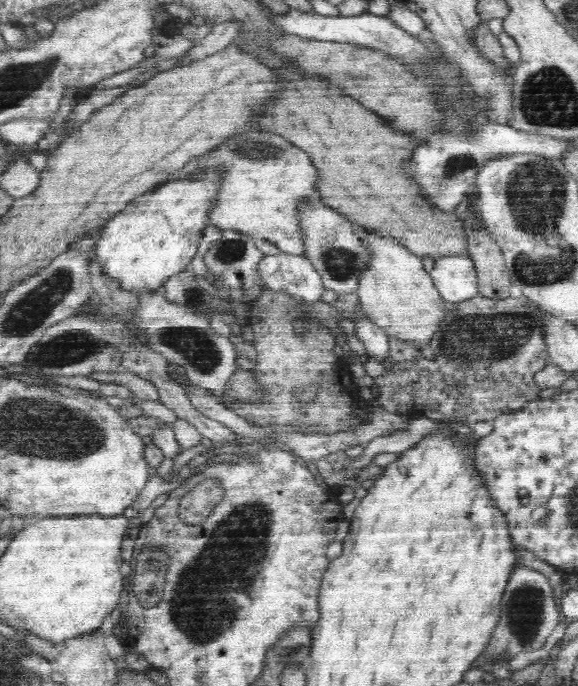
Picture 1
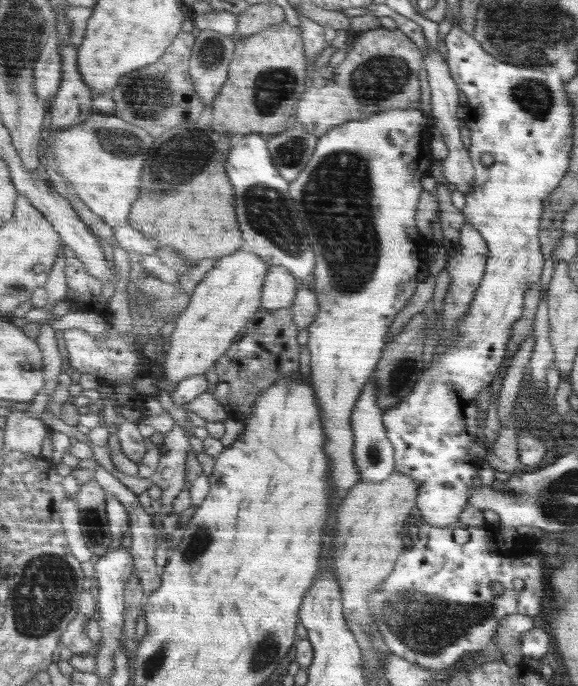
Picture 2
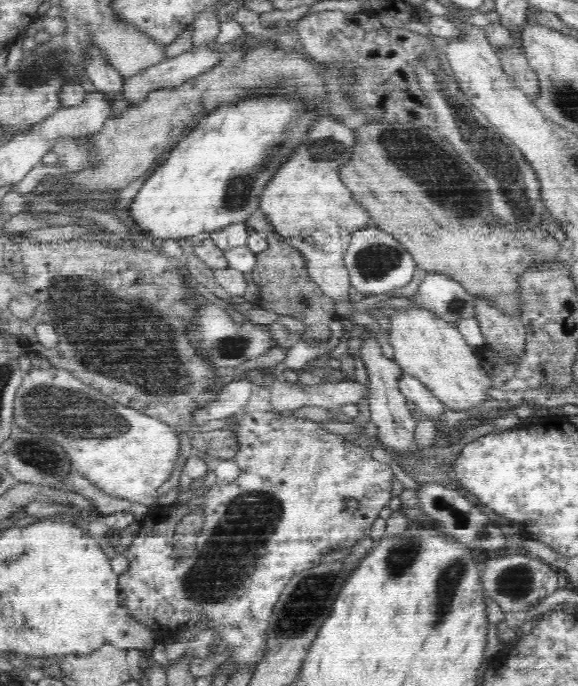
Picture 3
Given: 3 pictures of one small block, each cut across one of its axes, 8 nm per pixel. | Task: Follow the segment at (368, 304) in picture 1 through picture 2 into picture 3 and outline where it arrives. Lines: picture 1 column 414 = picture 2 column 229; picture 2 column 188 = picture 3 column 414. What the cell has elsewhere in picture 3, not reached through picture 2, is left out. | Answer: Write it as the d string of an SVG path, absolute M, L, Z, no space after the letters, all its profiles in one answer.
M411 305L408 309L394 311L389 318L390 330L383 337L392 346L394 360L403 372L418 379L444 405L456 412L494 400L487 396L489 388L493 387L492 377L482 367L480 356L466 344L457 327L444 323L430 311Z

